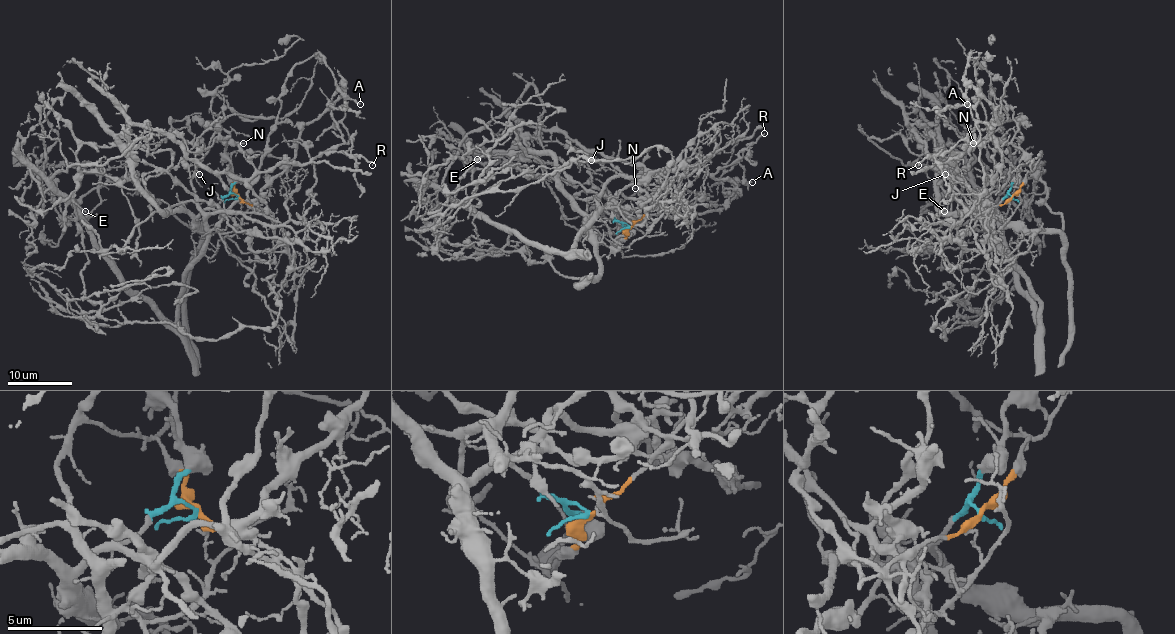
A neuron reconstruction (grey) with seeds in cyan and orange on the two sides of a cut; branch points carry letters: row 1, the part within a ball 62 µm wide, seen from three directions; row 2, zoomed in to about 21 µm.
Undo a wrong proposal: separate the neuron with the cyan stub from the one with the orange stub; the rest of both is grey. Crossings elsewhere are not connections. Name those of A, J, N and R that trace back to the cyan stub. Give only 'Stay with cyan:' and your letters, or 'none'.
Stay with cyan: none

